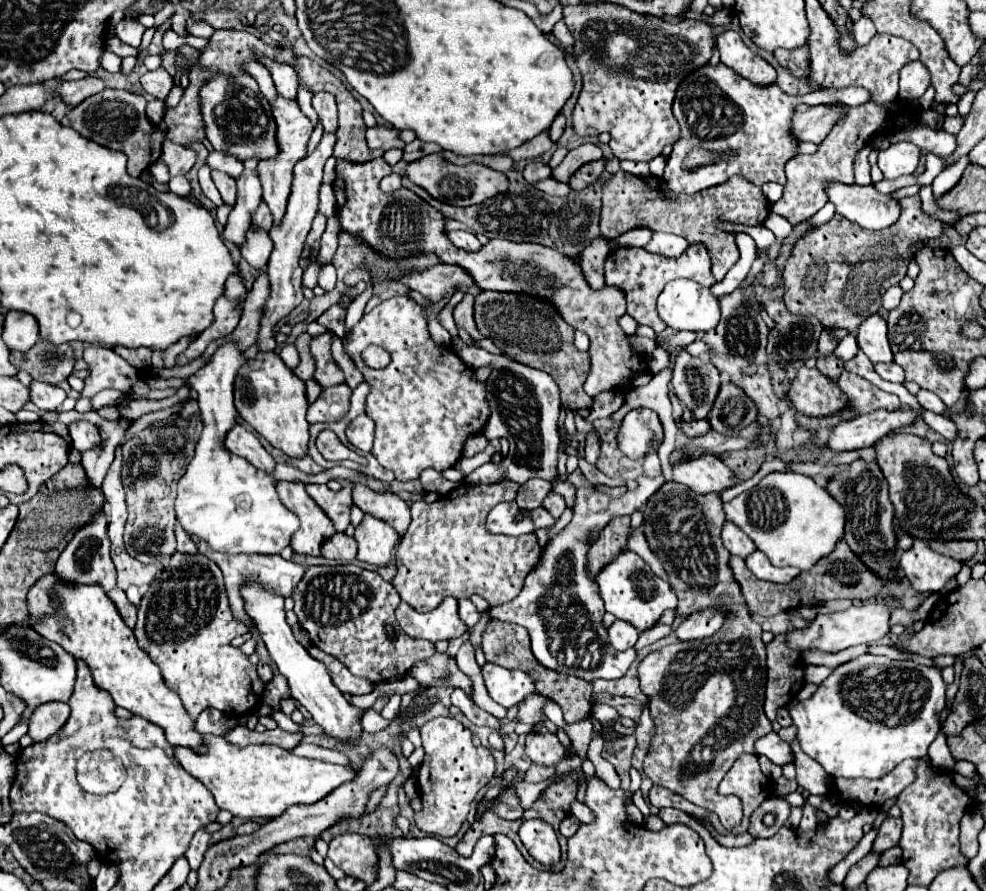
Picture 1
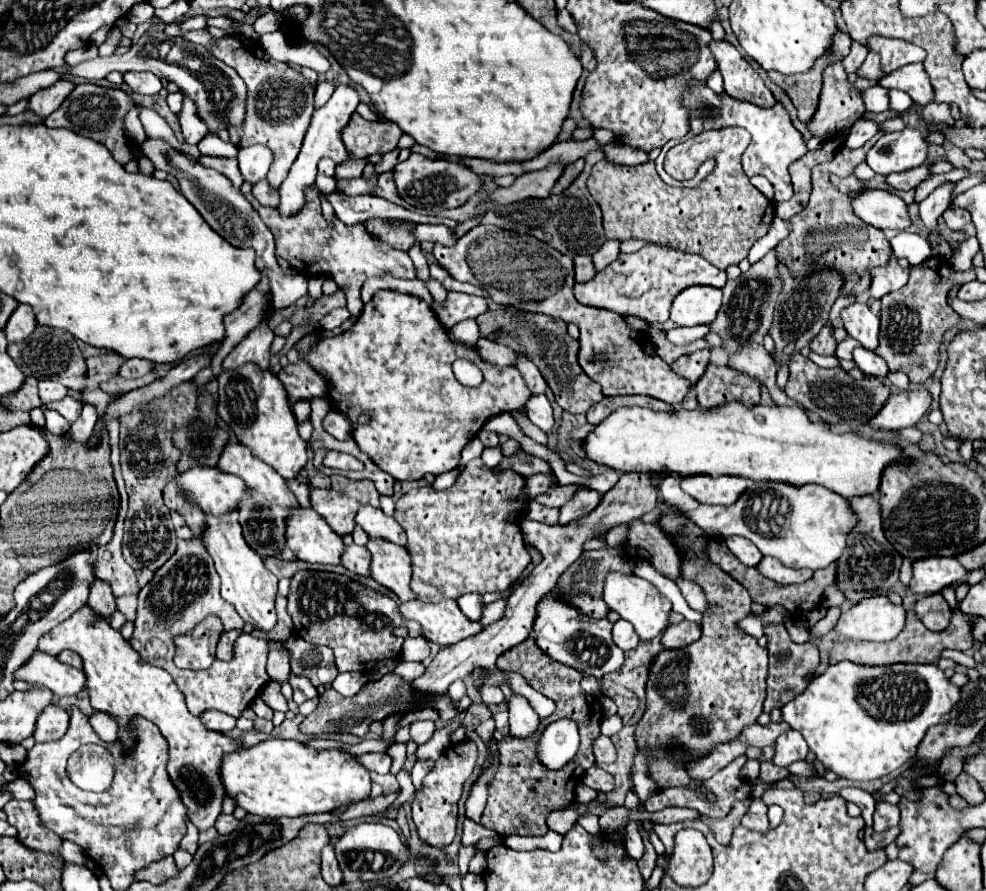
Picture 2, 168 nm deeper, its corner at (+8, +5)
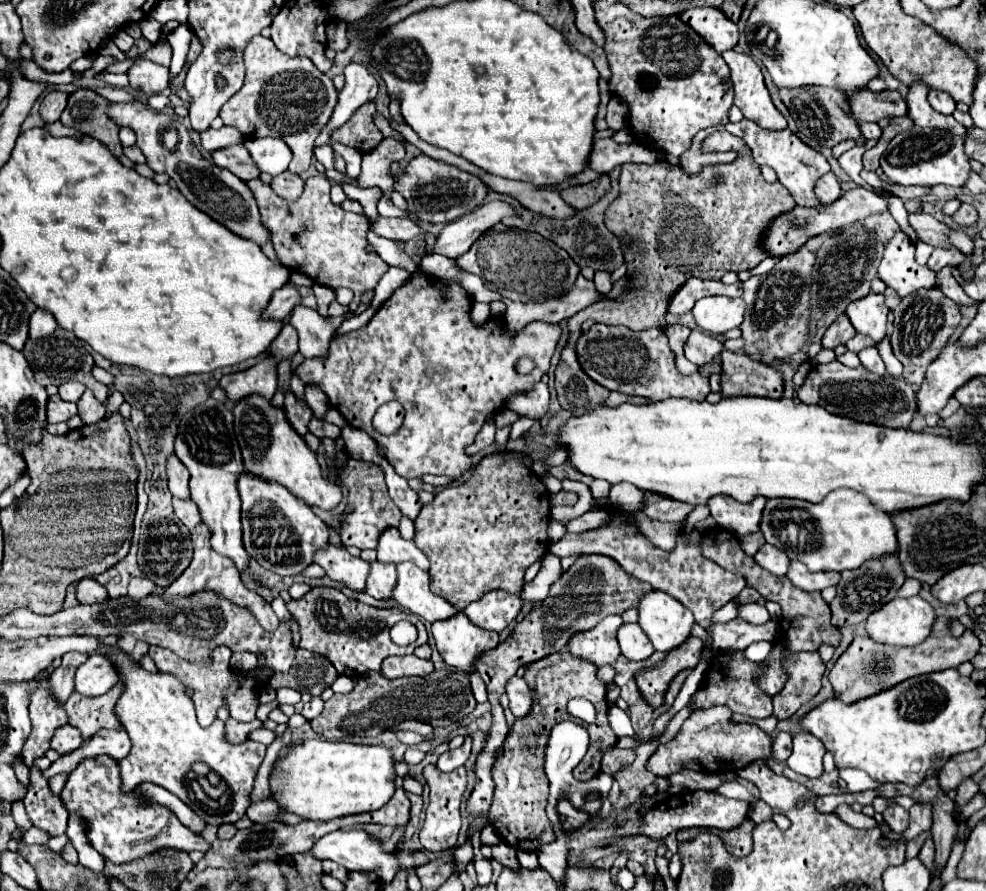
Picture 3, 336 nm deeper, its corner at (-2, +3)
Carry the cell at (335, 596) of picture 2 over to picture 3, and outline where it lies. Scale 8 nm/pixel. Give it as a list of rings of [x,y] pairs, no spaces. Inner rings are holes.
[[[314,587],[302,599],[292,599],[288,611],[300,625],[300,647],[310,649],[314,653],[322,653],[332,661],[336,671],[346,677],[362,677],[368,671],[378,671],[382,661],[390,655],[410,655],[416,647],[428,641],[428,633],[420,617],[414,613],[404,613],[400,609],[376,609],[362,601],[348,599],[340,589],[334,587]],[[398,621],[410,621],[418,627],[418,639],[408,647],[398,647],[390,639],[390,627]]]

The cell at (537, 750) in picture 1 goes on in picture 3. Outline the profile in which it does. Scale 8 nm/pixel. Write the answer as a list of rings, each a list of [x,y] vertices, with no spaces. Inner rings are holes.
[[[512,677],[512,681],[508,681],[506,685],[506,693],[510,697],[510,711],[514,713],[516,719],[526,717],[532,711],[532,705],[534,705],[532,689],[522,677]]]

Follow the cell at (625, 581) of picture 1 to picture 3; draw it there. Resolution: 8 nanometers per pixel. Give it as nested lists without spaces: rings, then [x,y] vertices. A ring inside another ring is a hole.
[[[648,591],[638,601],[638,625],[644,629],[656,651],[670,651],[690,635],[694,615],[672,595]]]

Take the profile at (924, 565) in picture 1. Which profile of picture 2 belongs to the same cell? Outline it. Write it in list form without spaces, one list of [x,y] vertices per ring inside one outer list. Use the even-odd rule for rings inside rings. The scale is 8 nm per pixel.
[[[922,559],[922,563],[912,563],[914,577],[910,589],[922,595],[934,595],[964,579],[970,571],[964,569],[958,559]]]

